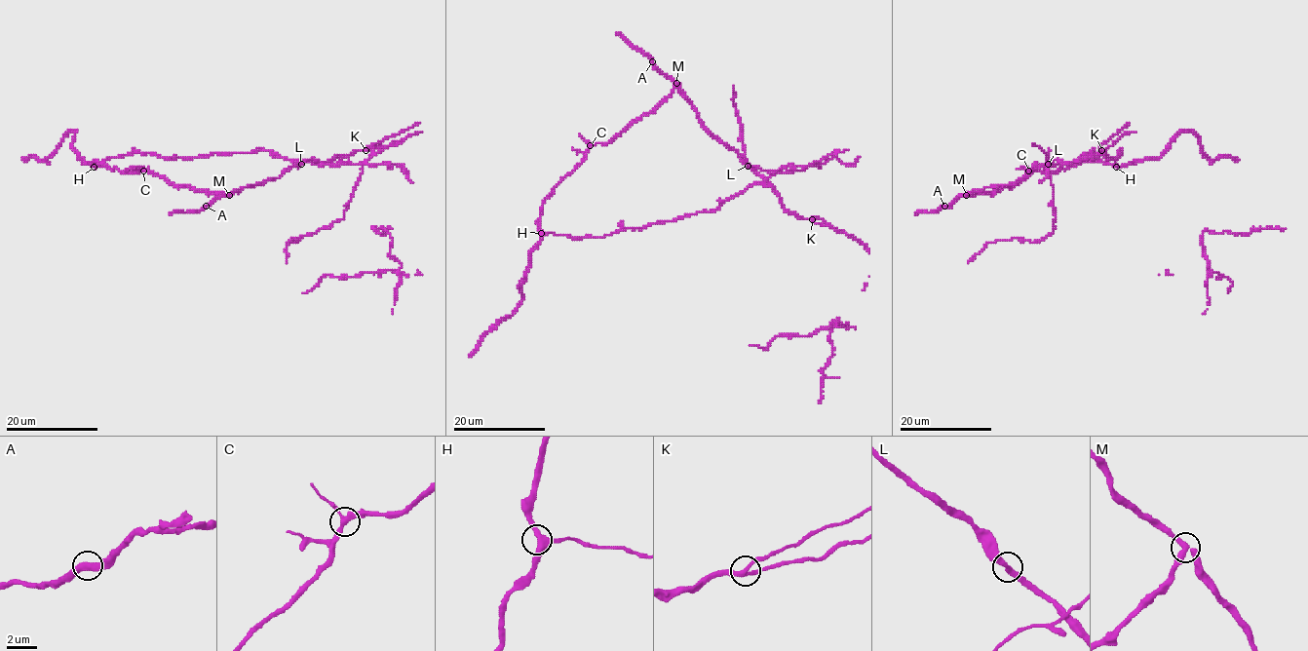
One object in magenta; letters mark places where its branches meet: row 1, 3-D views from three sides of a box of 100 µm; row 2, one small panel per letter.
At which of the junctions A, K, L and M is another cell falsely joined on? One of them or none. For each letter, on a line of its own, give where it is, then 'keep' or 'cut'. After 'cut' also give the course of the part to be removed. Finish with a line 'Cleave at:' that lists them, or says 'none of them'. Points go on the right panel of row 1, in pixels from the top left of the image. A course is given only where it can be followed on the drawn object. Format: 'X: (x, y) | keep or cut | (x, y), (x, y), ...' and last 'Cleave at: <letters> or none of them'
A: (944, 206) | keep
K: (1101, 150) | keep
L: (1048, 164) | keep
M: (966, 195) | cut
Cleave at: M

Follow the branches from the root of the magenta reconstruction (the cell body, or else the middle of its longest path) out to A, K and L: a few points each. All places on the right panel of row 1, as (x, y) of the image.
A: (1073, 161), (1050, 160), (1014, 183), (990, 185), (959, 195), (944, 206)
K: (1073, 161), (1087, 159), (1101, 150)
L: (1073, 161), (1052, 160), (1048, 164)

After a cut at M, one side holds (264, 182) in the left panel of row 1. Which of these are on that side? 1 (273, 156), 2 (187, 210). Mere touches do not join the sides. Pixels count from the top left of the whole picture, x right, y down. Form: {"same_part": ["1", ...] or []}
{"same_part": ["2"]}

